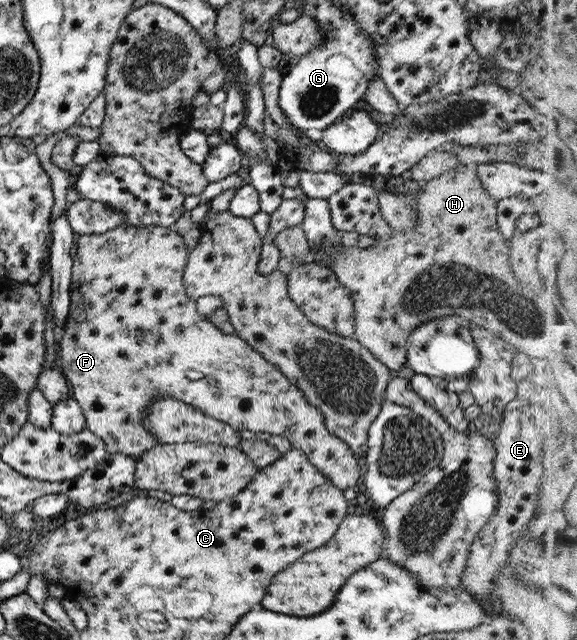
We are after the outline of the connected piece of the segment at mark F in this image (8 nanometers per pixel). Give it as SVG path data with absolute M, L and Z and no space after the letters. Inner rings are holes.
M121 224L101 234L79 235L76 242L74 242L74 246L75 257L72 259L70 285L68 288L69 307L62 333L57 335L56 345L59 350L57 354L61 356L61 374L66 378L70 388L70 397L76 400L81 407L84 416L84 428L96 434L105 443L108 453L125 453L137 460L144 450L157 445L156 438L142 425L142 416L144 415L144 410L157 397L169 397L186 405L194 406L205 416L223 421L237 432L249 430L249 432L254 432L257 436L260 436L262 433L282 436L285 440L288 440L291 447L295 447L302 453L305 453L305 458L339 490L355 488L359 484L357 480L359 480L359 476L362 474L362 464L349 452L348 446L342 439L337 438L324 427L322 414L306 401L304 394L294 384L291 384L281 374L279 369L275 369L273 365L270 365L261 354L256 353L242 338L235 334L221 332L210 320L196 312L194 301L185 294L184 286L182 285L182 274L188 250L184 246L184 240L175 230L170 227L155 225L127 226ZM205 376L213 376L215 378L218 384L217 389L213 389L207 384Z

